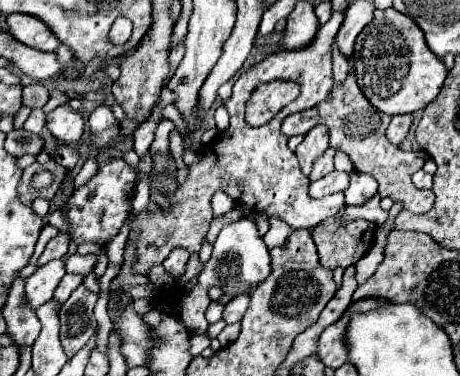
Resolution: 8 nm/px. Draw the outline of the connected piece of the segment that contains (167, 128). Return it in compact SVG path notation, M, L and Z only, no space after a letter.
M166 118L162 119L156 130L155 139L150 146L150 153L153 160L157 154L166 155L169 153L169 134L174 128L173 122Z

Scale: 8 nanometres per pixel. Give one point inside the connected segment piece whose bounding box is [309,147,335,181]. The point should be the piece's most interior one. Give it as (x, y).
(323, 165)

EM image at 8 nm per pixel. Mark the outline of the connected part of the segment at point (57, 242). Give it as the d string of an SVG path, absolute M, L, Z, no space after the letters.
M59 233L57 237L53 237L53 239L47 243L43 255L41 255L39 261L37 261L37 267L43 267L43 265L49 263L51 259L61 259L61 257L67 253L67 247L69 247L67 235L65 235L65 233Z

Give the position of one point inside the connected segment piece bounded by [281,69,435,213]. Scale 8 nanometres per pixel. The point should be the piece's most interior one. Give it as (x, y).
(355, 126)

